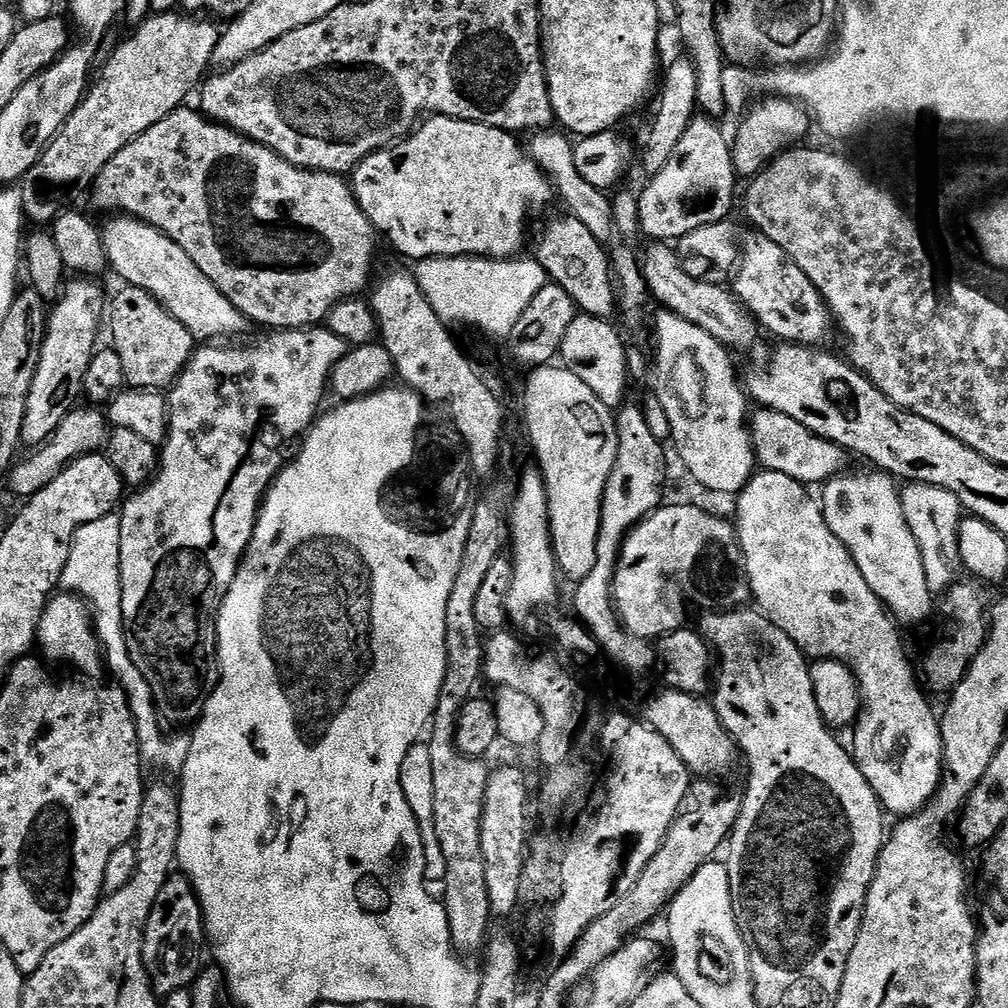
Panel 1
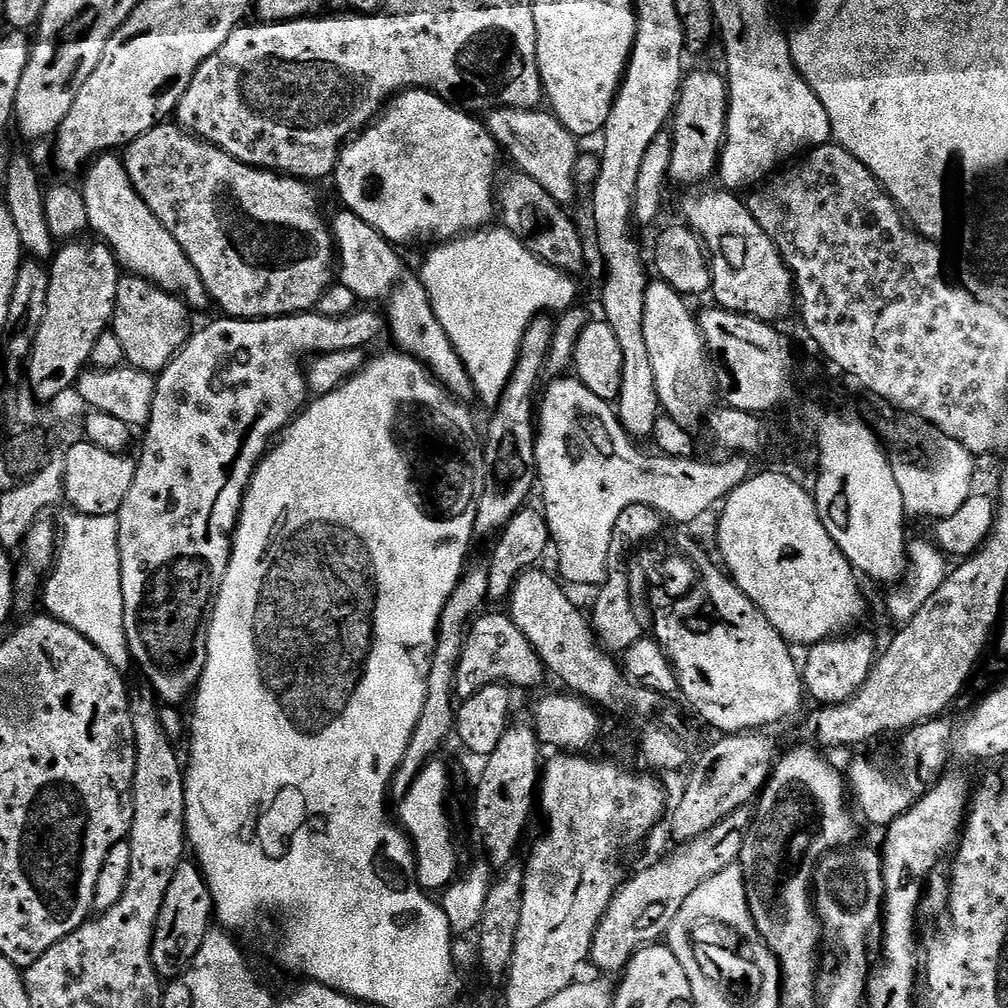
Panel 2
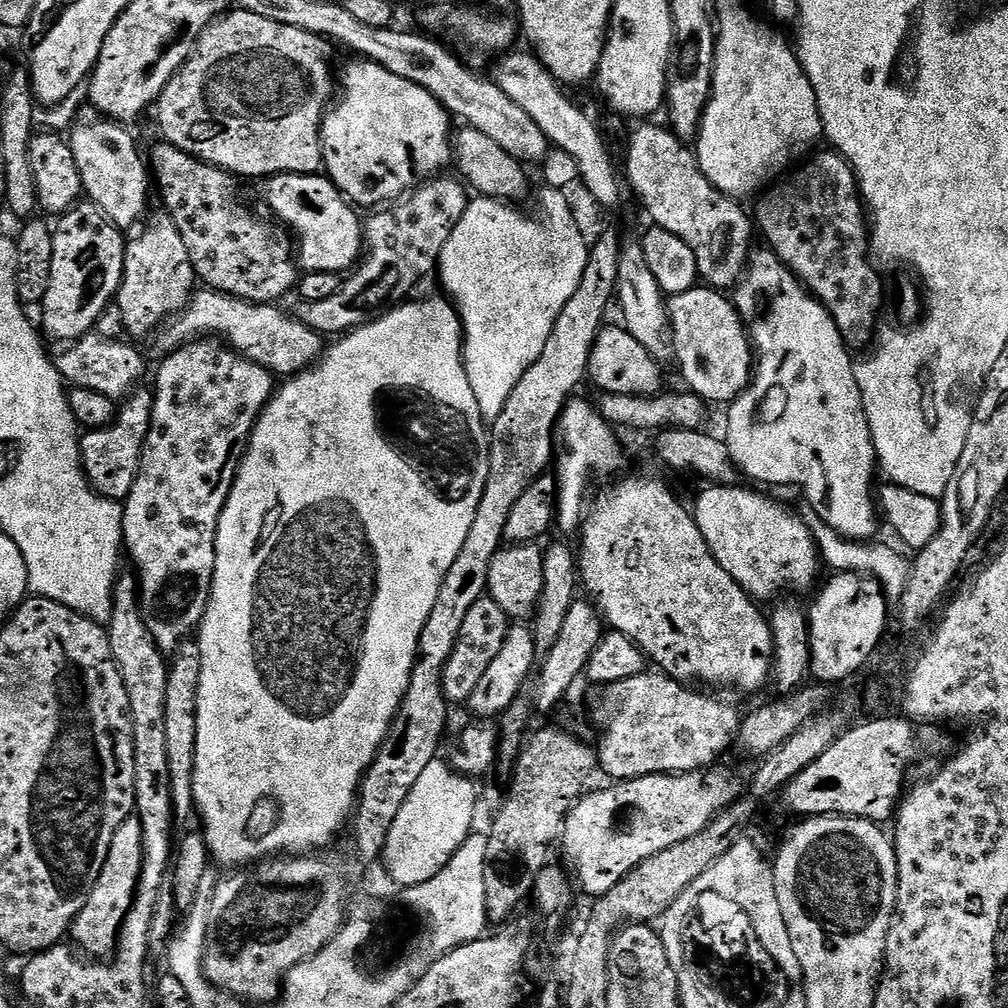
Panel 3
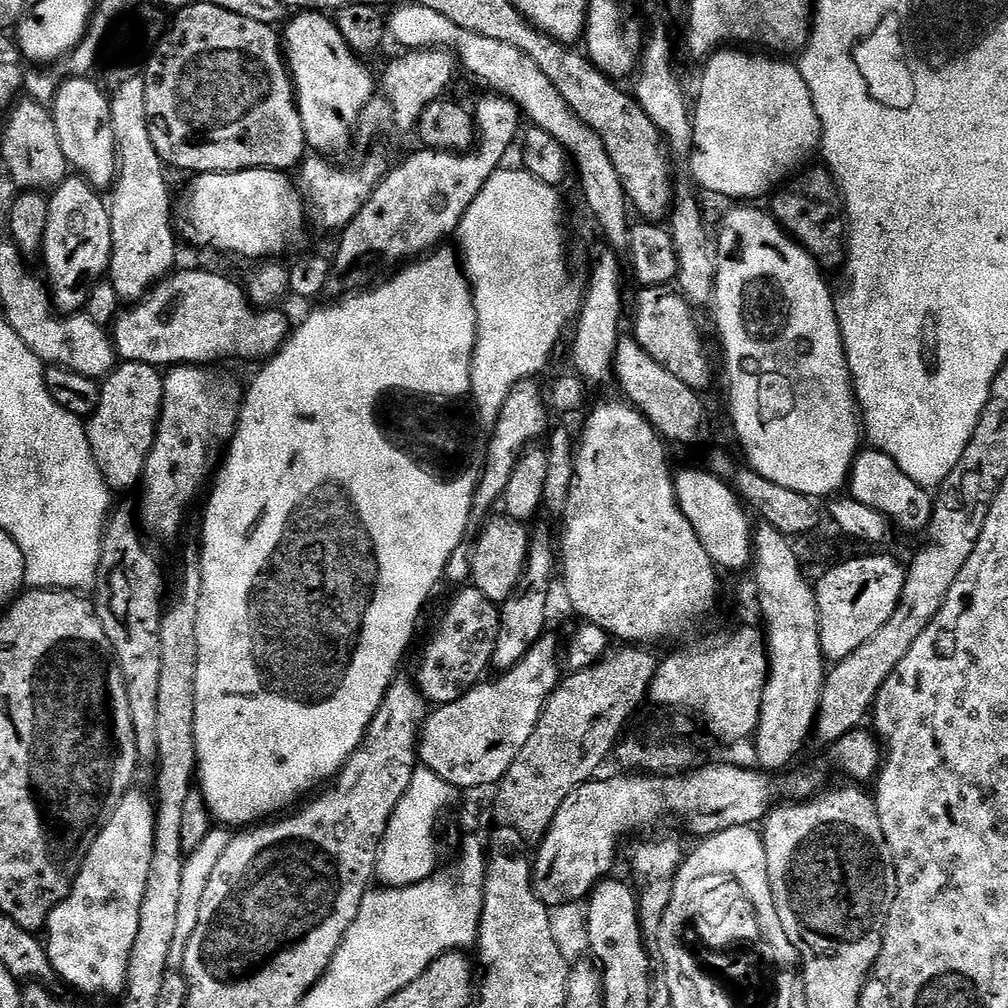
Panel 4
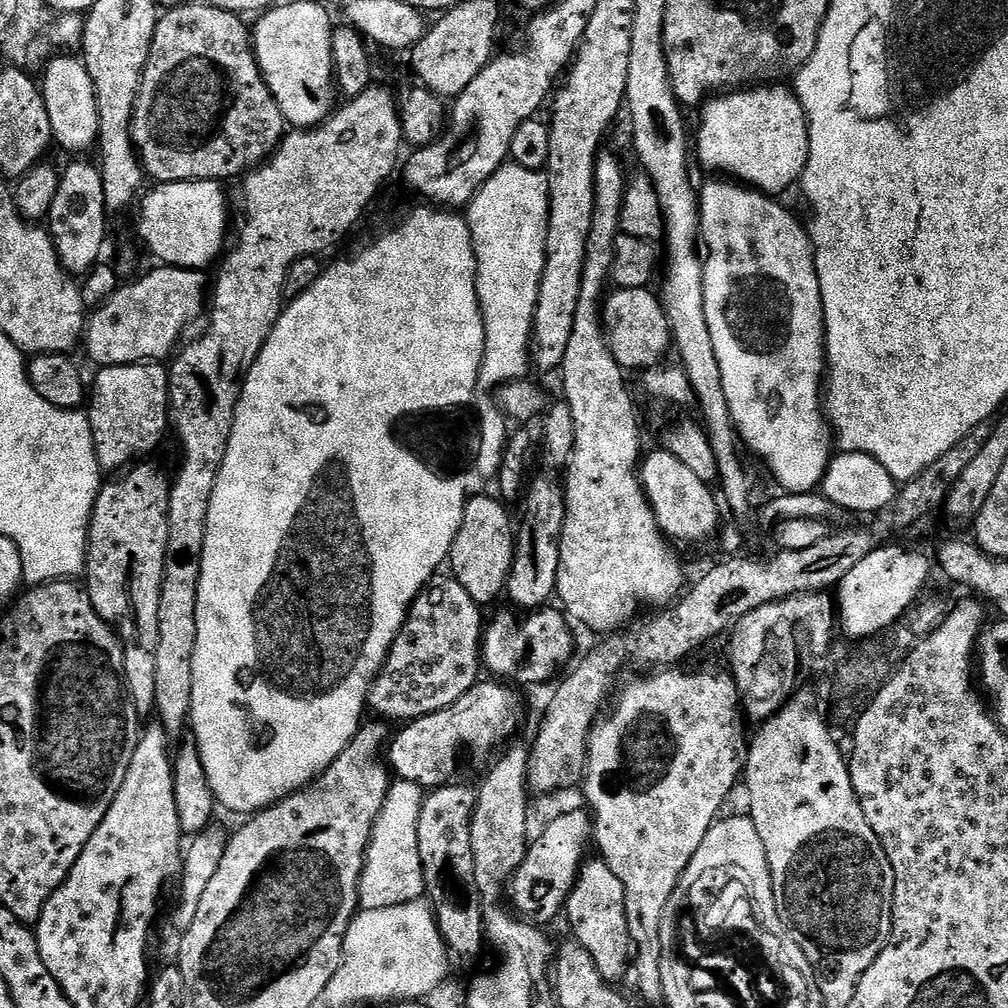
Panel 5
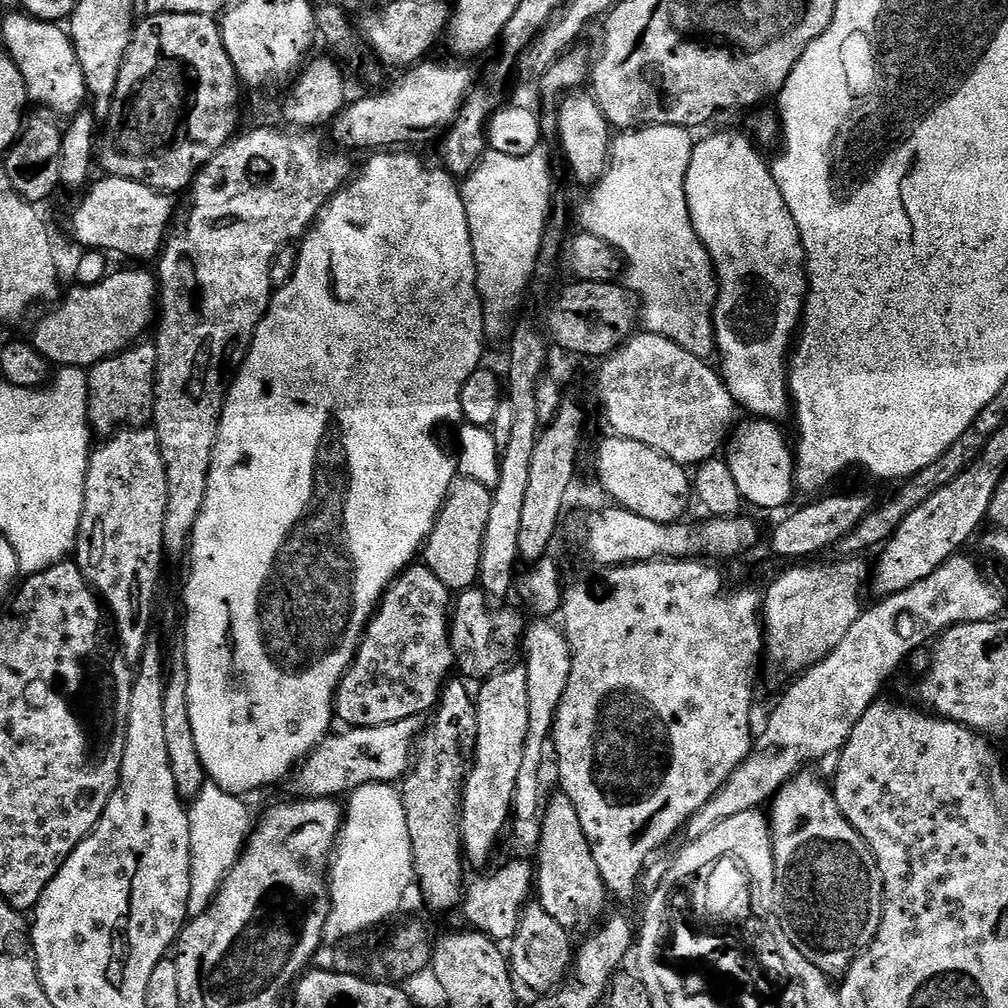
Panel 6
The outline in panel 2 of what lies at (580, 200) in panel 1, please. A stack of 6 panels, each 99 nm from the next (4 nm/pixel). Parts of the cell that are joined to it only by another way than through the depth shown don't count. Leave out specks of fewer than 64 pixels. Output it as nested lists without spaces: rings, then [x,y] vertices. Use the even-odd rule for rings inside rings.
[[[508,110],[505,120],[509,125],[510,142],[507,147],[517,152],[522,159],[528,160],[532,156],[530,174],[538,186],[549,192],[561,206],[576,196],[578,185],[574,179],[576,174],[576,158],[578,155],[577,137],[562,126],[562,122],[551,111],[546,110]]]

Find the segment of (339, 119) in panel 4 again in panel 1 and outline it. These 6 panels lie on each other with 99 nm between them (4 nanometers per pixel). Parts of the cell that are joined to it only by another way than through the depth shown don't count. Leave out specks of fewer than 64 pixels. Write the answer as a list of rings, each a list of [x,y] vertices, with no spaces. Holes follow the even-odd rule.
[[[429,115],[413,131],[412,135],[405,136],[403,140],[395,143],[390,148],[383,148],[381,152],[375,152],[367,156],[350,176],[352,193],[356,195],[356,201],[360,203],[360,209],[366,214],[366,218],[372,220],[377,233],[384,236],[404,256],[409,256],[412,262],[430,260],[438,256],[486,256],[489,260],[510,260],[521,255],[524,248],[524,235],[528,232],[528,212],[536,212],[544,208],[554,200],[554,185],[548,175],[540,169],[539,164],[534,163],[529,149],[519,144],[513,133],[501,128],[491,128],[478,122],[466,122],[449,116]]]

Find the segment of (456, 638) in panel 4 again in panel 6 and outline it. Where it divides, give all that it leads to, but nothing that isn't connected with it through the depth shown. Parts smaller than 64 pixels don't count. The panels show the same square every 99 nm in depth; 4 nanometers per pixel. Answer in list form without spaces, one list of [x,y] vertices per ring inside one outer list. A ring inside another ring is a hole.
[[[413,563],[396,577],[372,615],[356,658],[348,667],[340,689],[336,691],[334,712],[339,723],[340,720],[344,723],[341,725],[348,728],[386,726],[390,722],[402,722],[402,718],[423,717],[424,712],[431,713],[435,709],[440,703],[440,695],[444,693],[444,685],[448,683],[458,664],[450,627],[453,608],[453,593],[430,571],[427,564]]]

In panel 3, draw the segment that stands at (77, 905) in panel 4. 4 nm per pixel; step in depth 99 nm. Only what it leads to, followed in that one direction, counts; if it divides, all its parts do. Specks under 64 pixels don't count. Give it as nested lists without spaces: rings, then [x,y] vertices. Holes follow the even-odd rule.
[[[129,818],[126,822],[122,822],[122,826],[118,826],[110,842],[110,850],[102,866],[102,874],[98,874],[98,882],[88,893],[82,910],[72,923],[70,936],[71,939],[76,939],[77,949],[88,954],[100,954],[96,952],[111,953],[117,947],[120,928],[132,908],[132,900],[136,897],[136,884],[140,880],[143,861],[142,826],[139,819]]]

